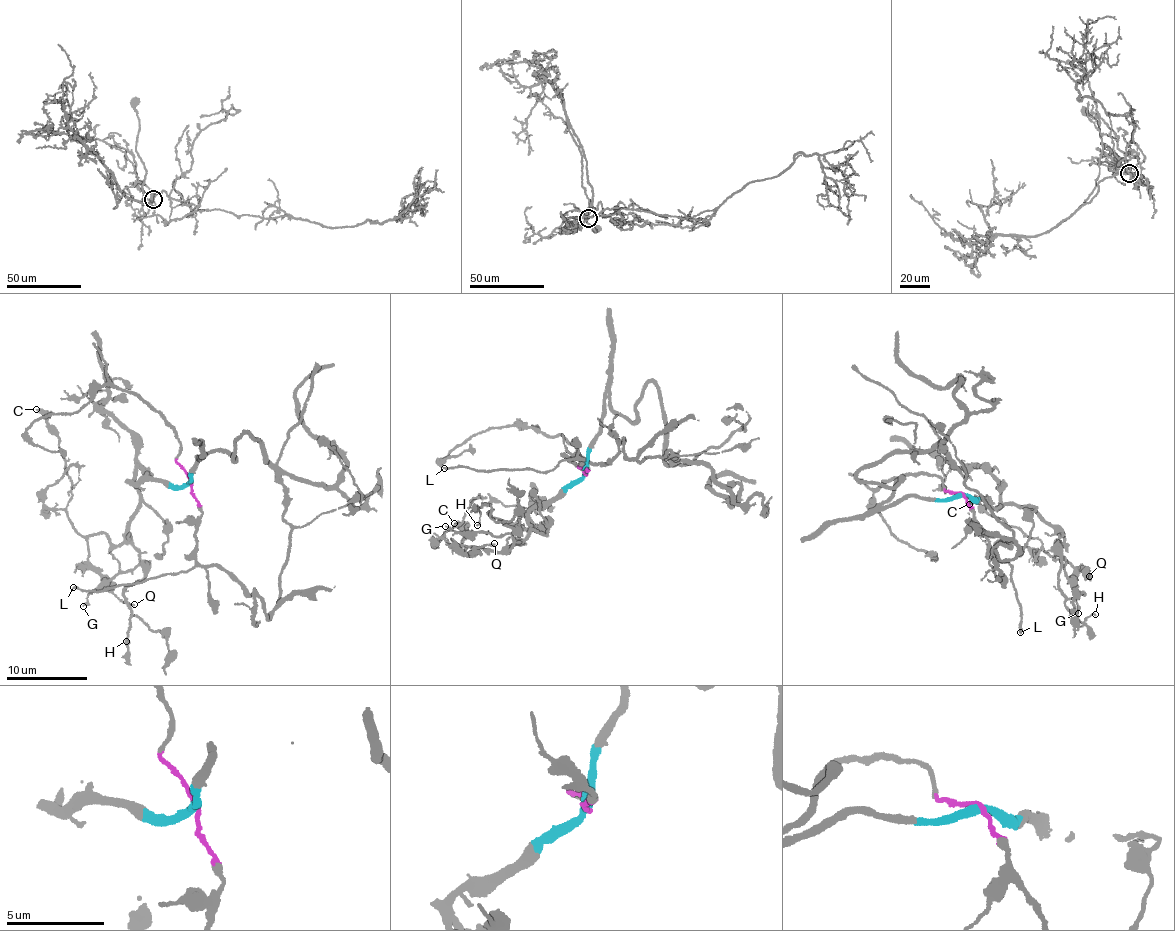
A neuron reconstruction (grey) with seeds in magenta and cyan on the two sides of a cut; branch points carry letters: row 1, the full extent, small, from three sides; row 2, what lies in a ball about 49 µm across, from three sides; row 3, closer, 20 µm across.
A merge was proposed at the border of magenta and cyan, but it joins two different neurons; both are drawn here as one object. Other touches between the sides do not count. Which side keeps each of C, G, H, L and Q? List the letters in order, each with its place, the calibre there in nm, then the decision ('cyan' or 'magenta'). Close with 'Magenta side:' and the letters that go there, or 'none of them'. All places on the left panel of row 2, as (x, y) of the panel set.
C: at (36, 409); 400 nm thick; cyan
G: at (83, 606); 240 nm thick; cyan
H: at (126, 641); 110 nm thick; cyan
L: at (73, 587); 180 nm thick; magenta
Q: at (134, 604); 130 nm thick; cyan
Magenta side: L

